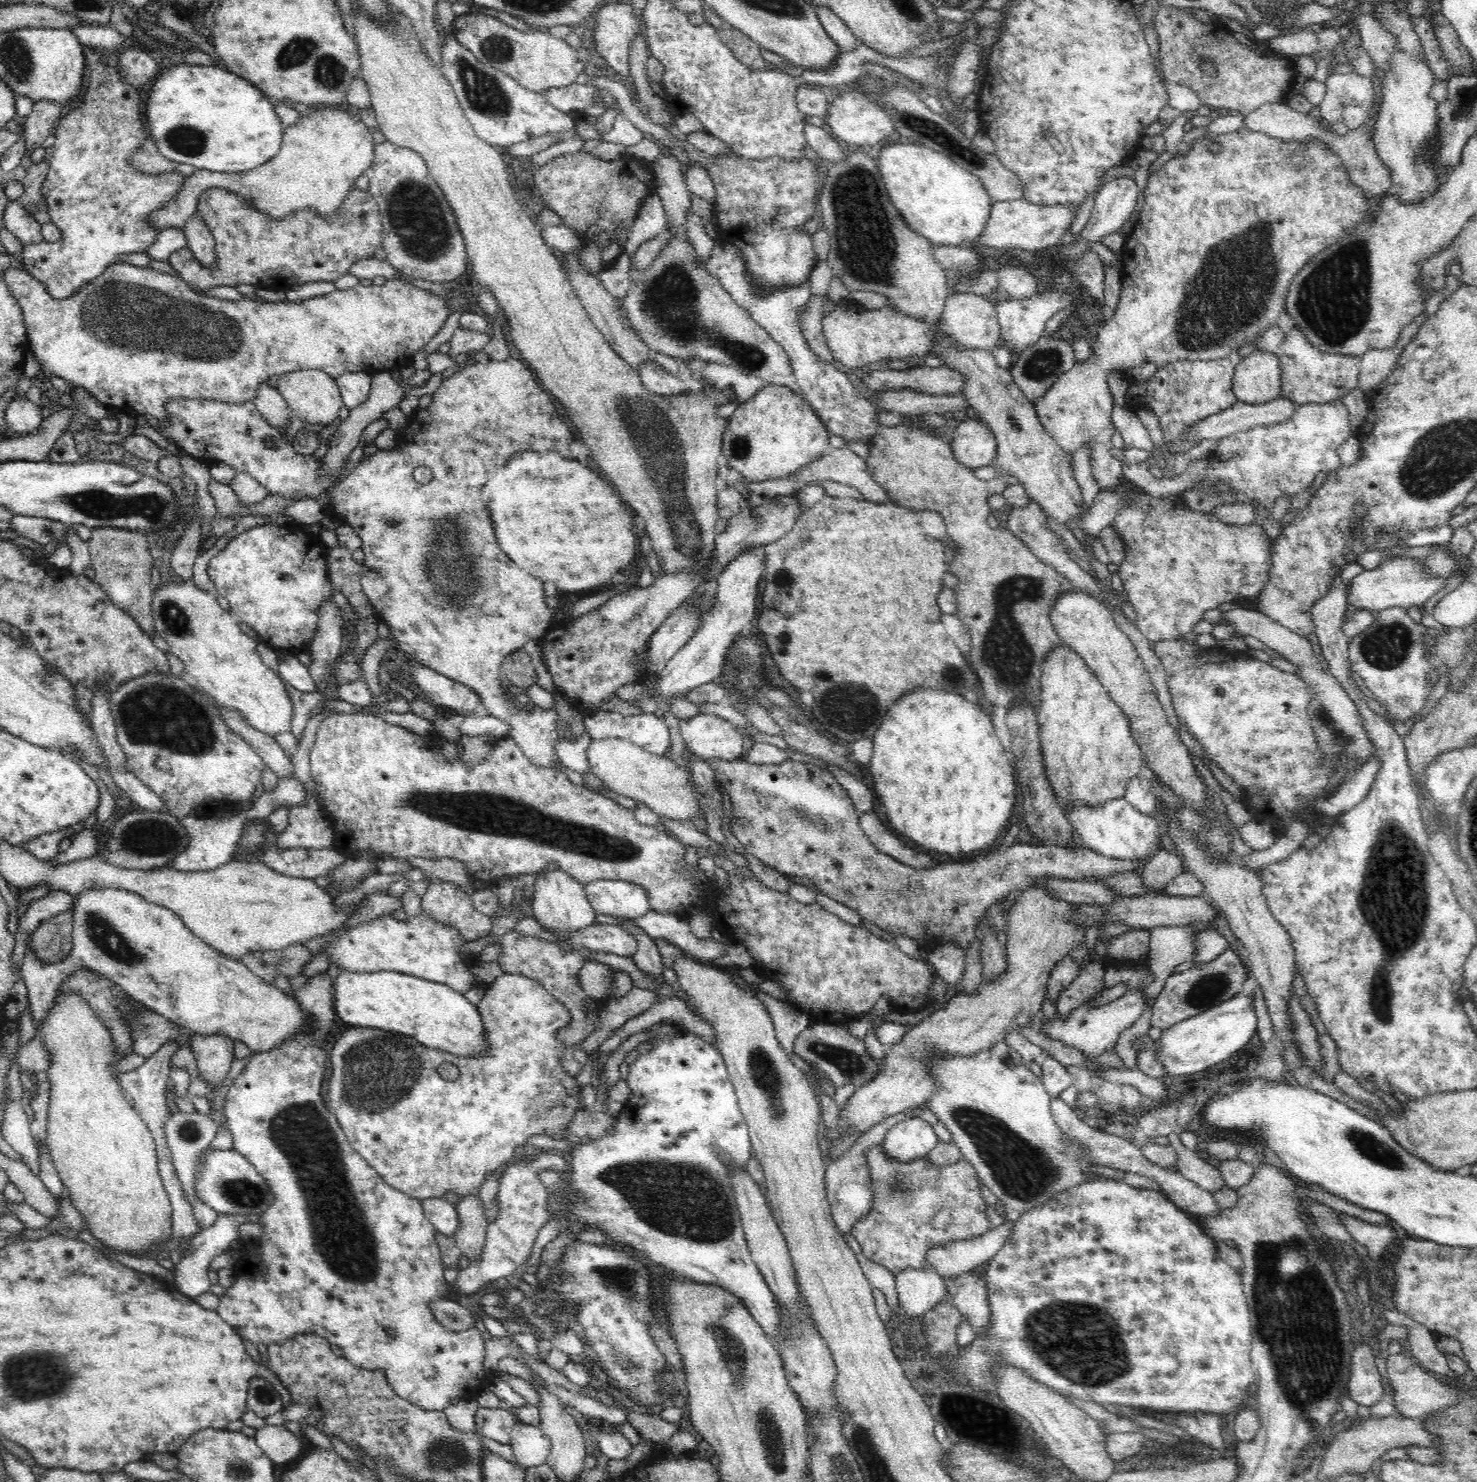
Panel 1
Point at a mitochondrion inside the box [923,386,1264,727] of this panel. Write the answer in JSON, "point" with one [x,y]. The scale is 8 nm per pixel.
{"point":[1006,653]}

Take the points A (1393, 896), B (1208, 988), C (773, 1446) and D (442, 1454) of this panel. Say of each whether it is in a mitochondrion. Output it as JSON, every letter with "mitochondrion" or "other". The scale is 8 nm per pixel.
{"A":"mitochondrion","B":"mitochondrion","C":"mitochondrion","D":"mitochondrion"}

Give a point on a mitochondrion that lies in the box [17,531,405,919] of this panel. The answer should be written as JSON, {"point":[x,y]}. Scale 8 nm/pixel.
{"point":[165,715]}

